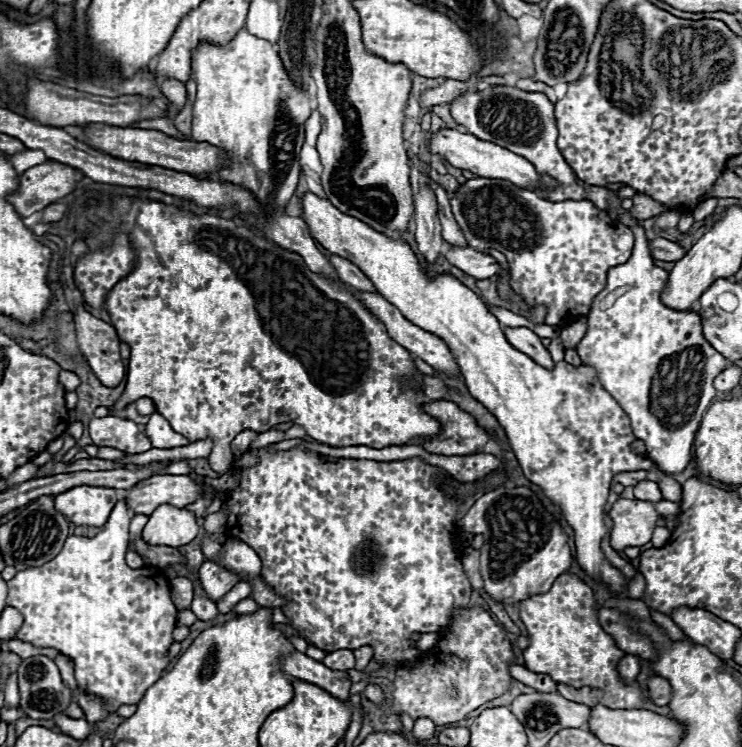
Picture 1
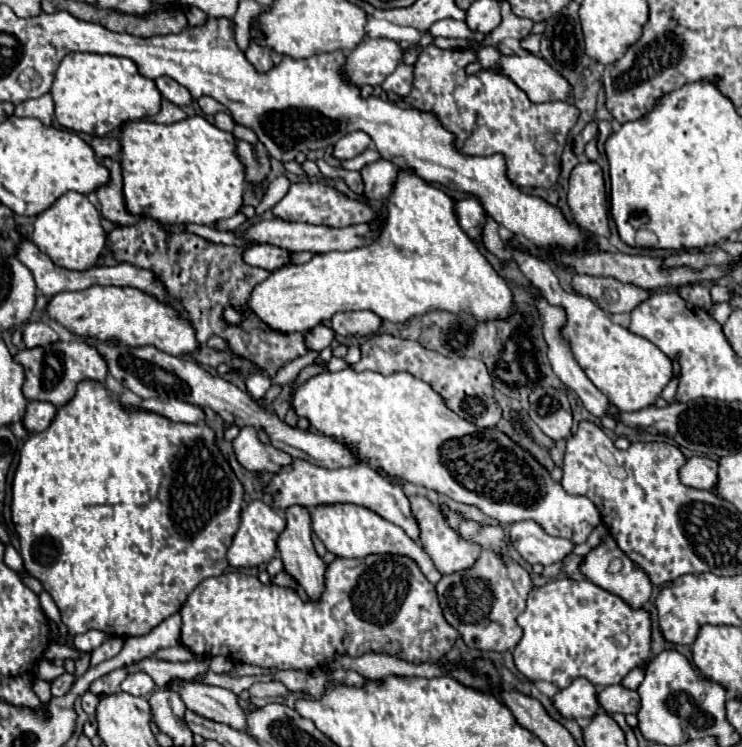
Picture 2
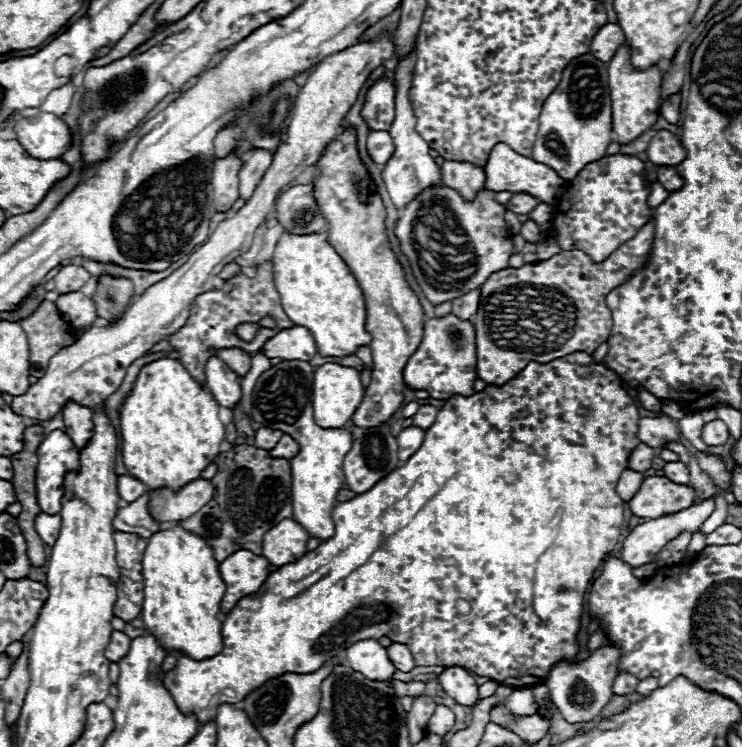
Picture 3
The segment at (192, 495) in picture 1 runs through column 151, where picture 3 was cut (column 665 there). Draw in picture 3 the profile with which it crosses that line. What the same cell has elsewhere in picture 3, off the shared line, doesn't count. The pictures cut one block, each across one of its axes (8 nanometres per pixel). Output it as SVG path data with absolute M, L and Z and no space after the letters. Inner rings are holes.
M648 476L640 490L628 500L628 506L638 518L660 518L660 514L672 514L688 508L692 500L692 488L674 484L664 476Z

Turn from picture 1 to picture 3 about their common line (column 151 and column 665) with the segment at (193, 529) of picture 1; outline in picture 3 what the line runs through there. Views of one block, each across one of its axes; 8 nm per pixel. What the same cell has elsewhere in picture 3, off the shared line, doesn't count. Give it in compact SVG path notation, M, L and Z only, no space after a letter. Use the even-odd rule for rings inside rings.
M708 498L708 500L704 500L704 502L700 502L700 504L694 504L694 506L686 508L686 510L674 512L674 514L664 514L664 516L660 516L660 518L656 518L656 520L648 520L648 522L636 526L636 528L624 538L624 542L622 542L620 560L626 562L626 564L630 564L632 568L652 562L652 558L660 552L660 548L662 548L666 542L670 542L672 538L676 538L682 530L690 530L690 532L700 530L702 522L712 514L712 510L714 510L714 500Z

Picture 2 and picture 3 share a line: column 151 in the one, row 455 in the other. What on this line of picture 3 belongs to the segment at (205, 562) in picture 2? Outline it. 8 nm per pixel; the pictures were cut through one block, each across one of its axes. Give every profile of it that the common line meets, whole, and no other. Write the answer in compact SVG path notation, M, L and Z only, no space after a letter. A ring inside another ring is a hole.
M568 354L564 358L556 358L548 364L540 364L538 368L538 362L530 362L524 370L520 370L520 374L516 374L516 378L512 378L512 382L504 384L504 386L486 386L482 392L476 392L472 396L452 396L450 400L446 400L446 404L438 410L438 416L436 416L436 422L426 430L426 438L420 446L420 450L416 454L412 454L412 458L408 458L408 462L402 466L402 468L396 468L392 470L388 476L384 476L374 488L370 488L368 492L362 492L358 496L354 496L352 500L348 502L338 502L332 510L332 520L334 520L334 536L320 542L320 546L312 552L306 552L300 560L292 562L292 564L286 564L286 566L280 566L278 570L270 572L266 582L260 586L258 592L242 598L228 614L226 614L226 620L222 622L222 640L224 640L224 648L220 654L212 656L212 658L206 658L206 660L192 660L188 658L186 654L176 654L176 666L170 670L170 672L164 672L164 686L168 686L168 692L172 694L176 706L180 706L180 712L182 714L196 714L198 722L204 724L204 722L210 722L214 720L214 716L218 714L218 706L222 702L228 702L228 704L236 704L236 702L242 702L252 690L260 688L264 682L268 682L270 678L278 678L280 674L310 674L310 672L316 672L324 662L328 662L330 658L346 658L342 652L346 652L348 646L356 644L358 640L366 640L366 638L382 638L382 636L388 636L392 642L400 642L400 644L406 644L414 656L414 662L416 666L462 666L478 676L488 676L490 680L496 680L498 684L504 684L504 686L512 686L512 688L522 688L522 686L534 686L534 684L542 684L544 678L548 676L548 670L552 664L556 664L558 660L562 658L568 658L572 662L576 662L576 654L578 654L578 644L576 644L576 634L578 634L578 628L580 628L580 616L582 616L582 610L584 610L584 594L586 594L586 588L590 586L590 580L592 580L592 574L594 570L602 564L604 556L616 546L618 538L620 538L620 526L624 522L622 518L622 512L624 512L624 500L616 494L616 480L620 478L622 470L628 468L628 458L632 454L632 450L640 444L640 440L636 438L636 432L638 432L638 420L640 420L640 414L638 414L638 406L636 402L632 400L632 396L624 390L622 386L622 378L614 372L614 370L608 370L604 366L604 362L594 362L592 360L592 354ZM460 604L468 604L468 610L460 610ZM366 606L366 608L364 608Z

